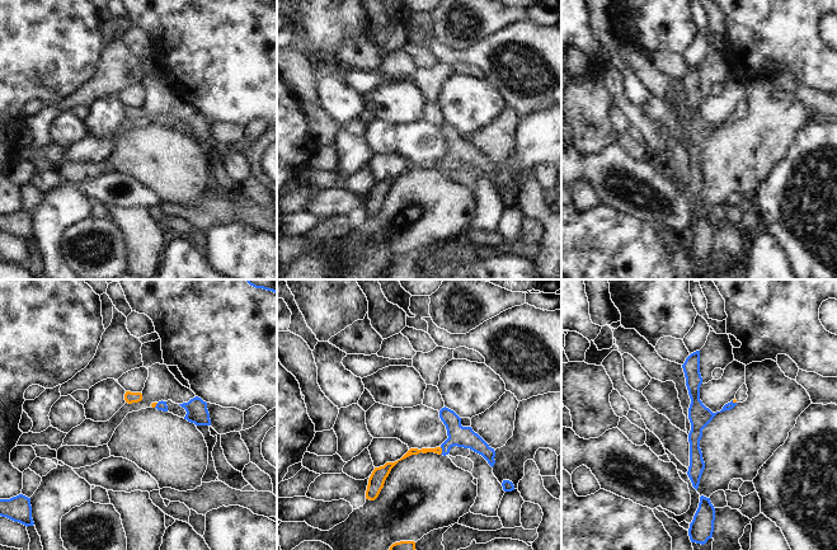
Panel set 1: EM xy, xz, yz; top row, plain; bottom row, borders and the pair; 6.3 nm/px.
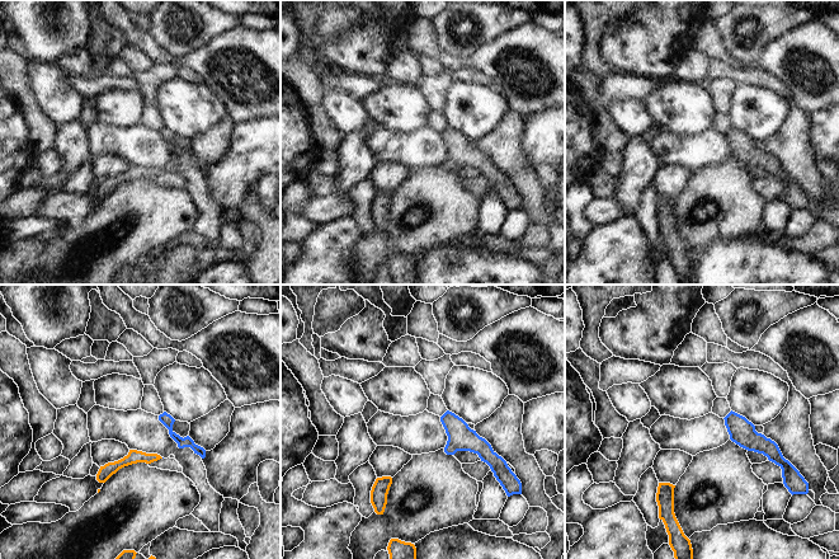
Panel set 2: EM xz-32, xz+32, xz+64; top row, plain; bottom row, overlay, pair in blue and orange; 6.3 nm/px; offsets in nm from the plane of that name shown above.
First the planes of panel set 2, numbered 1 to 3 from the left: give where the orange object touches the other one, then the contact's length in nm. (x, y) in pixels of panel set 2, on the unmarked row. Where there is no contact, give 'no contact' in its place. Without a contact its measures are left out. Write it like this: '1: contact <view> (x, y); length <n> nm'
1: no contact
2: no contact
3: no contact

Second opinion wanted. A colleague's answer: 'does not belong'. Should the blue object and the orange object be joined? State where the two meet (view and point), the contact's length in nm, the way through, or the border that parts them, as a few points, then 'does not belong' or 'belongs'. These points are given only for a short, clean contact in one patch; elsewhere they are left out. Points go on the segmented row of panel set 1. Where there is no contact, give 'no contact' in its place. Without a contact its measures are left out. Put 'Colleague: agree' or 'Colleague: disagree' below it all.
xz (442, 451) | 50 nm | across xz (459, 436), (442, 451), (413, 451) | belongs
Colleague: disagree

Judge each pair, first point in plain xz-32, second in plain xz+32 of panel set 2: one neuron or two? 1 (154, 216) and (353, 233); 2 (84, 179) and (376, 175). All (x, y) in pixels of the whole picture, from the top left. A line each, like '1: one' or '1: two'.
1: two
2: two

